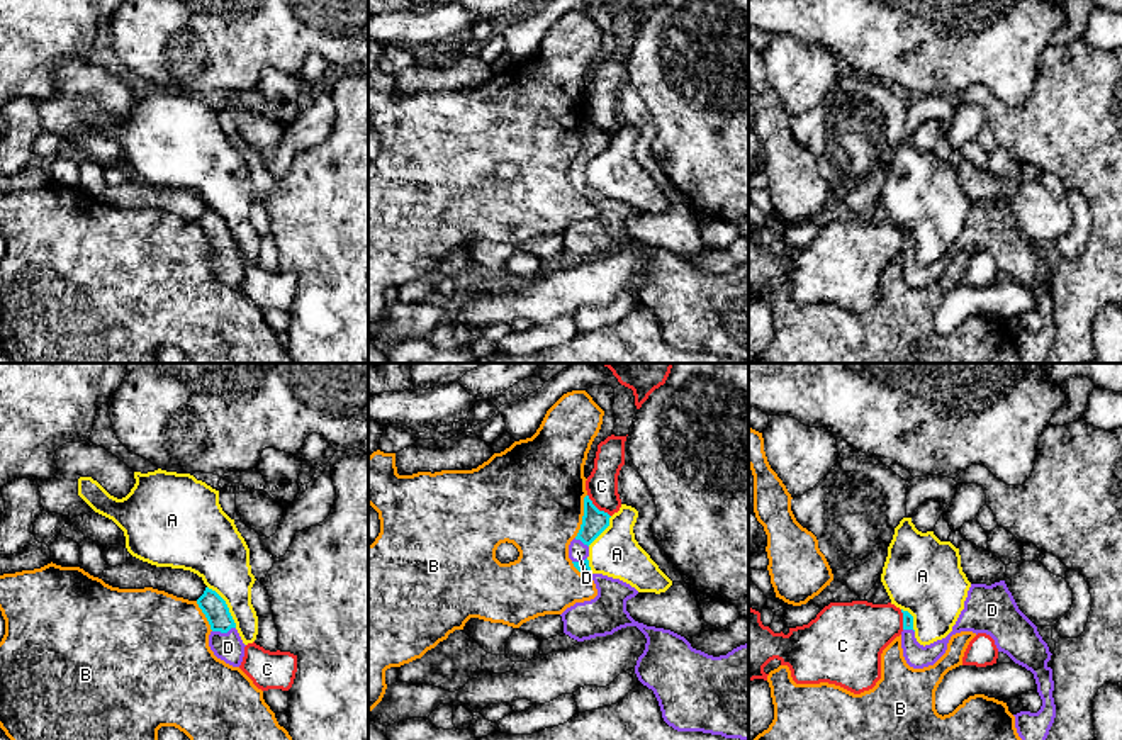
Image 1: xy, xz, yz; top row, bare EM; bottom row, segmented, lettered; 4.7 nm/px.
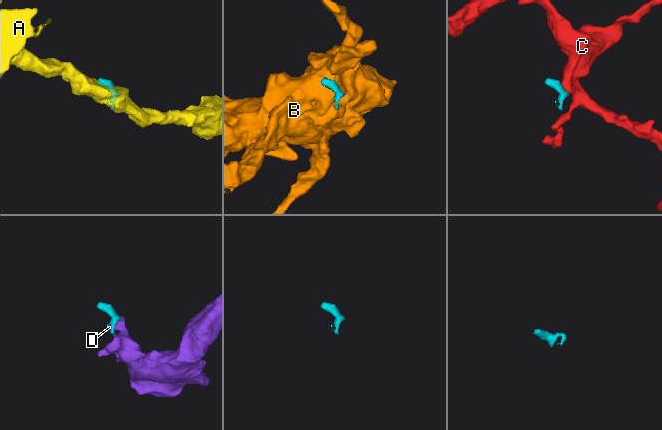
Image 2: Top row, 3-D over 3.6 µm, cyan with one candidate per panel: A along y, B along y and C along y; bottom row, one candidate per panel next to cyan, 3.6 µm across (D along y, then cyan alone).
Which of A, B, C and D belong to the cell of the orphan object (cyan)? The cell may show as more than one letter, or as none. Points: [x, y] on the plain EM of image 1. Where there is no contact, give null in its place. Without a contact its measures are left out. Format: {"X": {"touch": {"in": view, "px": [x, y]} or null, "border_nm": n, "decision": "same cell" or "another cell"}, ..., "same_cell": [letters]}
{"A": {"touch": {"in": "xy", "px": [226, 226]}, "border_nm": 240, "decision": "another cell"}, "B": {"touch": {"in": "xz", "px": [583, 136]}, "border_nm": 220, "decision": "another cell"}, "C": {"touch": {"in": "xz", "px": [596, 128]}, "border_nm": 160, "decision": "another cell"}, "D": {"touch": {"in": "xy", "px": [223, 252]}, "border_nm": 110, "decision": "same cell"}, "same_cell": ["D"]}

